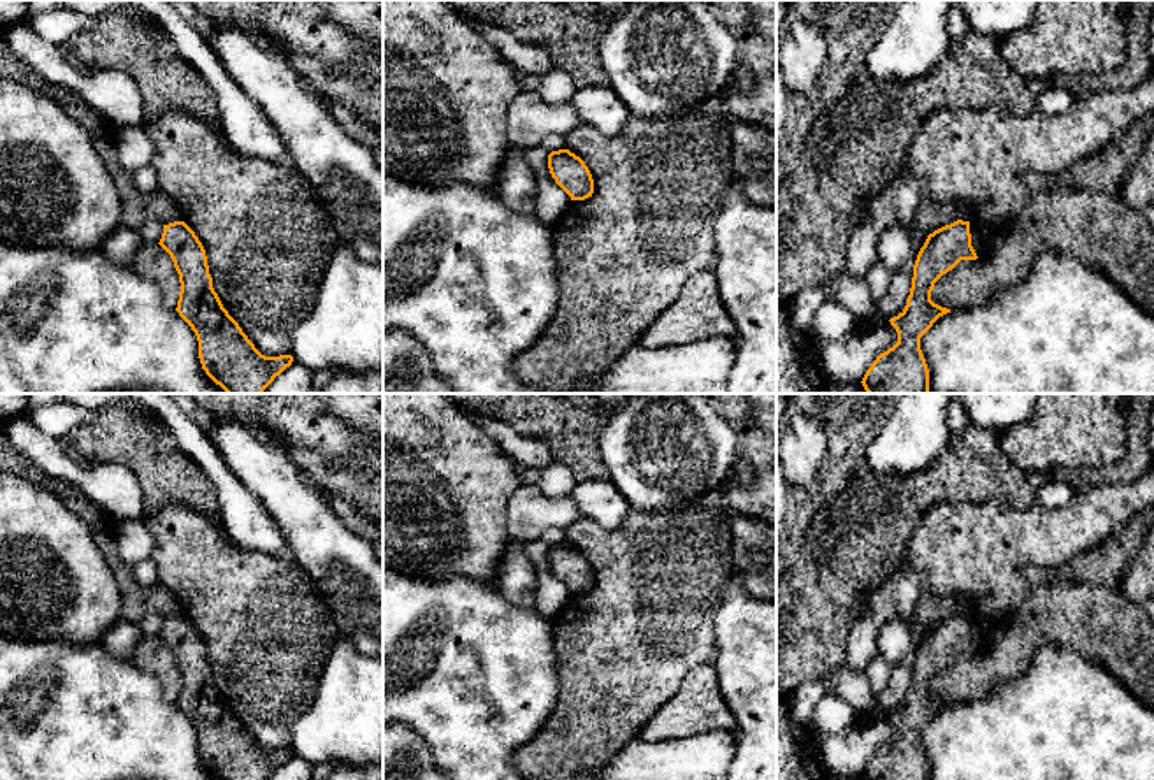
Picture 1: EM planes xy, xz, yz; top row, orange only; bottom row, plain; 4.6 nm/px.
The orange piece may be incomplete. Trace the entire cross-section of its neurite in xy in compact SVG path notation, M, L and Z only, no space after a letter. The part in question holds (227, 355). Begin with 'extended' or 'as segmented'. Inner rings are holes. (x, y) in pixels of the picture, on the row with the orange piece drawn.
as segmented; M184 221L163 225L158 242L172 258L181 292L176 311L198 341L206 374L227 394L262 394L292 365L292 355L265 357L223 307L213 288L202 242Z

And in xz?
as segmented; M569 149L552 151L548 169L555 183L571 197L585 200L594 193L594 179L585 162Z

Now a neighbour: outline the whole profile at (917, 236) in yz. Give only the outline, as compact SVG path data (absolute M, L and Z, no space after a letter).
M910 221L908 225L901 225L901 228L906 230L908 237L910 237L910 244L912 244L912 251L908 255L906 264L915 265L917 255L920 251L920 248L924 246L926 239L927 239L927 232L924 232L917 221Z

